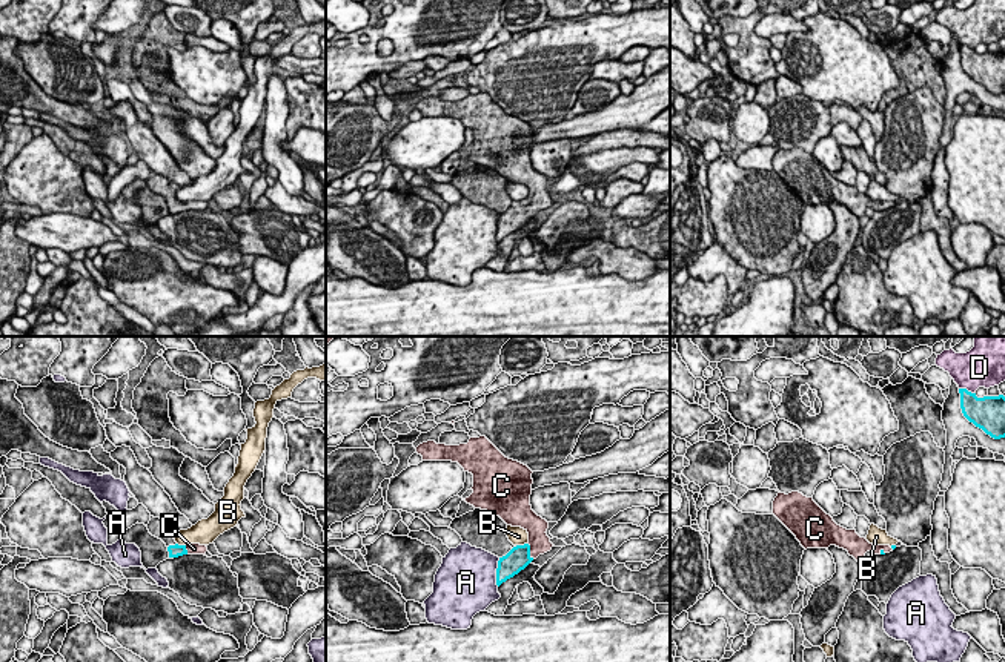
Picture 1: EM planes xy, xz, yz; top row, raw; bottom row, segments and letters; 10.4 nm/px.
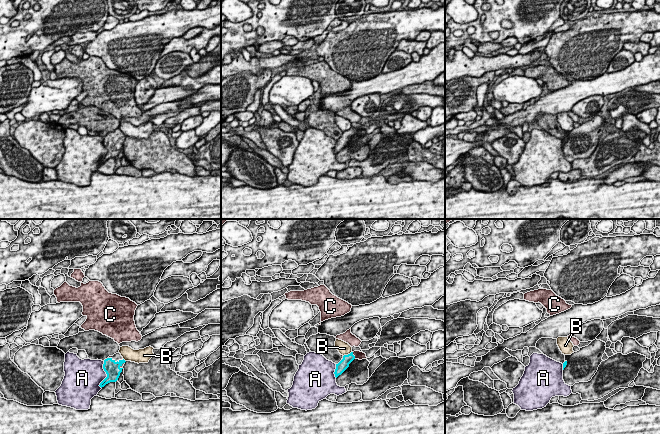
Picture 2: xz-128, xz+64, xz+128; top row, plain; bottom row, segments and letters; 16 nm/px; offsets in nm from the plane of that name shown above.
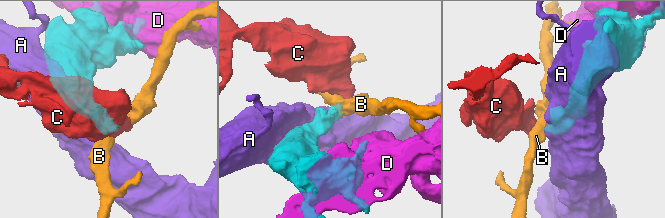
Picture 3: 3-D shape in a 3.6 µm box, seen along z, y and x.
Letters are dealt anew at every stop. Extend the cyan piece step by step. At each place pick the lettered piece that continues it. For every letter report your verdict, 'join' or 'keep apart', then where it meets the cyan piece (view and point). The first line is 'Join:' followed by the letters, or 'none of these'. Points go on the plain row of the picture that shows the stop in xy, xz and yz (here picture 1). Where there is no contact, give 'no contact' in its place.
Join: C
A: keep apart | xz (497, 228)
B: keep apart | xz (521, 201)
C: join | xz (529, 206)
D: keep apart | yz (967, 46)

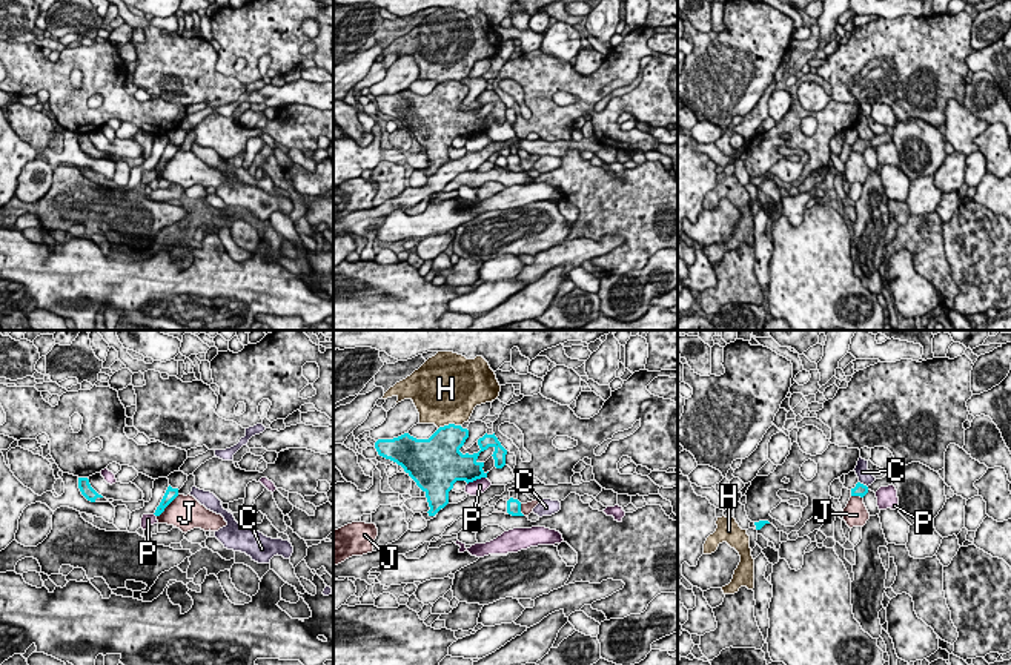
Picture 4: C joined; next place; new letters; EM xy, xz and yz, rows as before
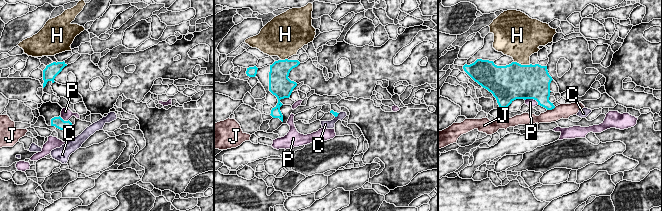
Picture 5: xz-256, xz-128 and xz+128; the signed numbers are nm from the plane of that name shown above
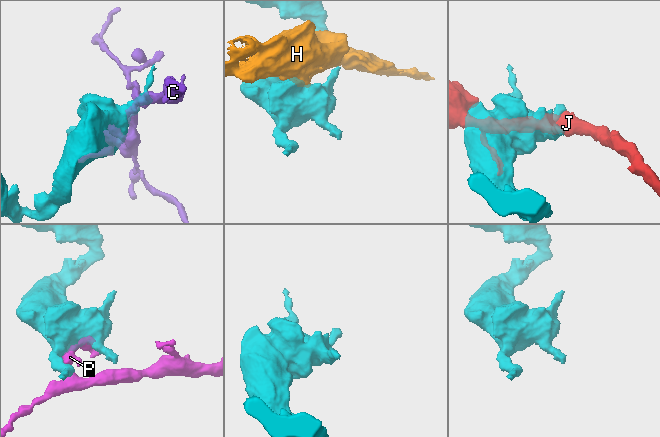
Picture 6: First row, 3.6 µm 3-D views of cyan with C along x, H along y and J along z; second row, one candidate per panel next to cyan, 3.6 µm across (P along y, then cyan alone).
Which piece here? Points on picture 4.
Join: none of these
C: keep apart | yz (862, 140)
H: keep apart | xz (449, 80)
J: keep apart | xy (168, 160)
P: keep apart | xz (477, 134)

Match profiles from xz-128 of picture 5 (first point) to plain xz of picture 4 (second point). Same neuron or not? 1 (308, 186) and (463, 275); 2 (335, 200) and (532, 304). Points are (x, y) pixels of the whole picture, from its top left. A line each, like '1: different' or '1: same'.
1: different
2: same

